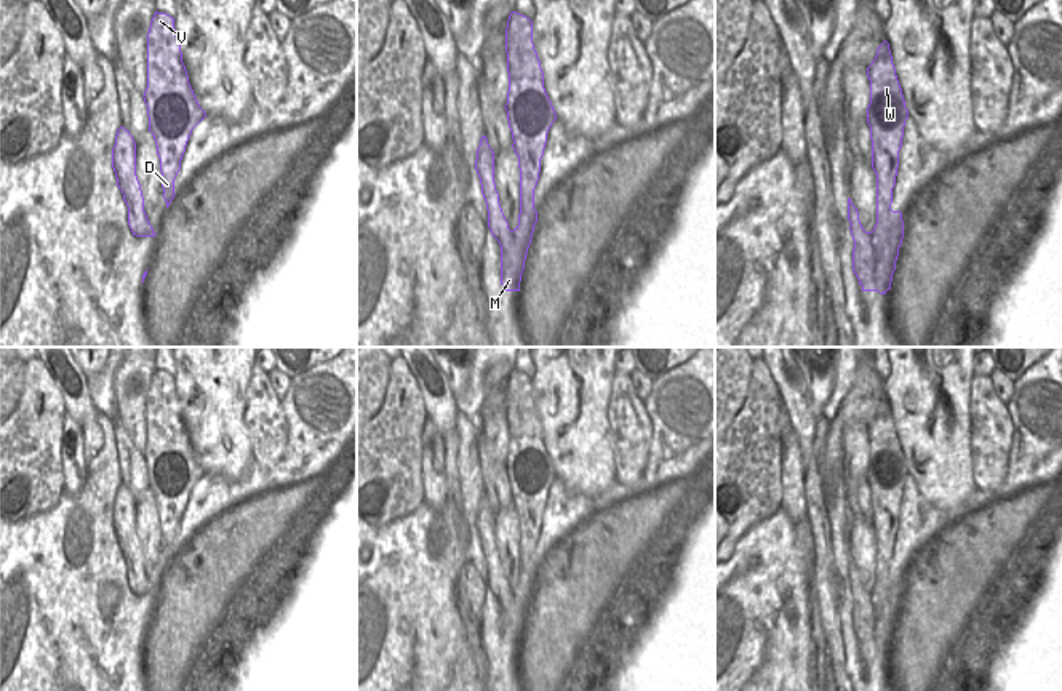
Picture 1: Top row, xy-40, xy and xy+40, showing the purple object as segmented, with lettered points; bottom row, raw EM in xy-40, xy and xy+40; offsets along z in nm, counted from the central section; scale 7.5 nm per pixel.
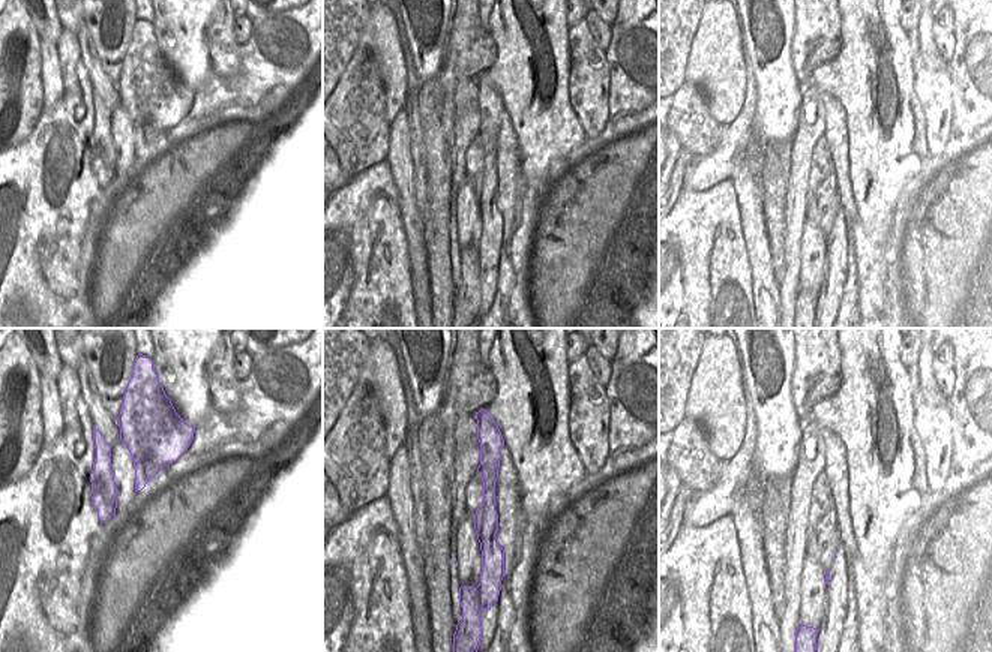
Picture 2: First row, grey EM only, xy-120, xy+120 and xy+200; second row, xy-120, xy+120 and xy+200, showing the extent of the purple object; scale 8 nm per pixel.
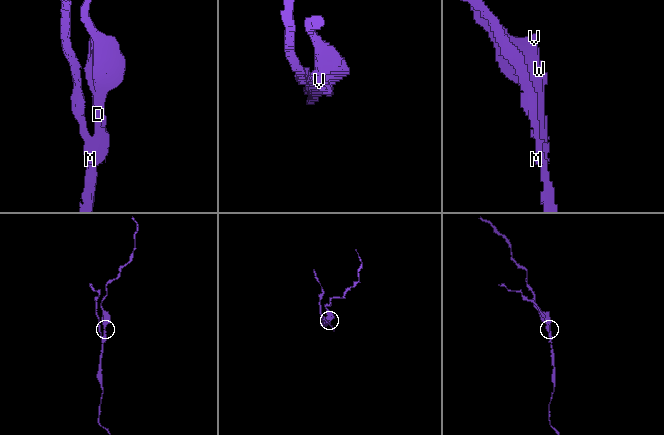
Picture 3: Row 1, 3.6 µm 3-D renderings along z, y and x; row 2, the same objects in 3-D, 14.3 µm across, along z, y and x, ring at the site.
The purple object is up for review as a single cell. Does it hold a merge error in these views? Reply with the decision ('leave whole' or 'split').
split

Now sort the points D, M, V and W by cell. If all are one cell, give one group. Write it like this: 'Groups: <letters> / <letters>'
Groups: D V W / M

